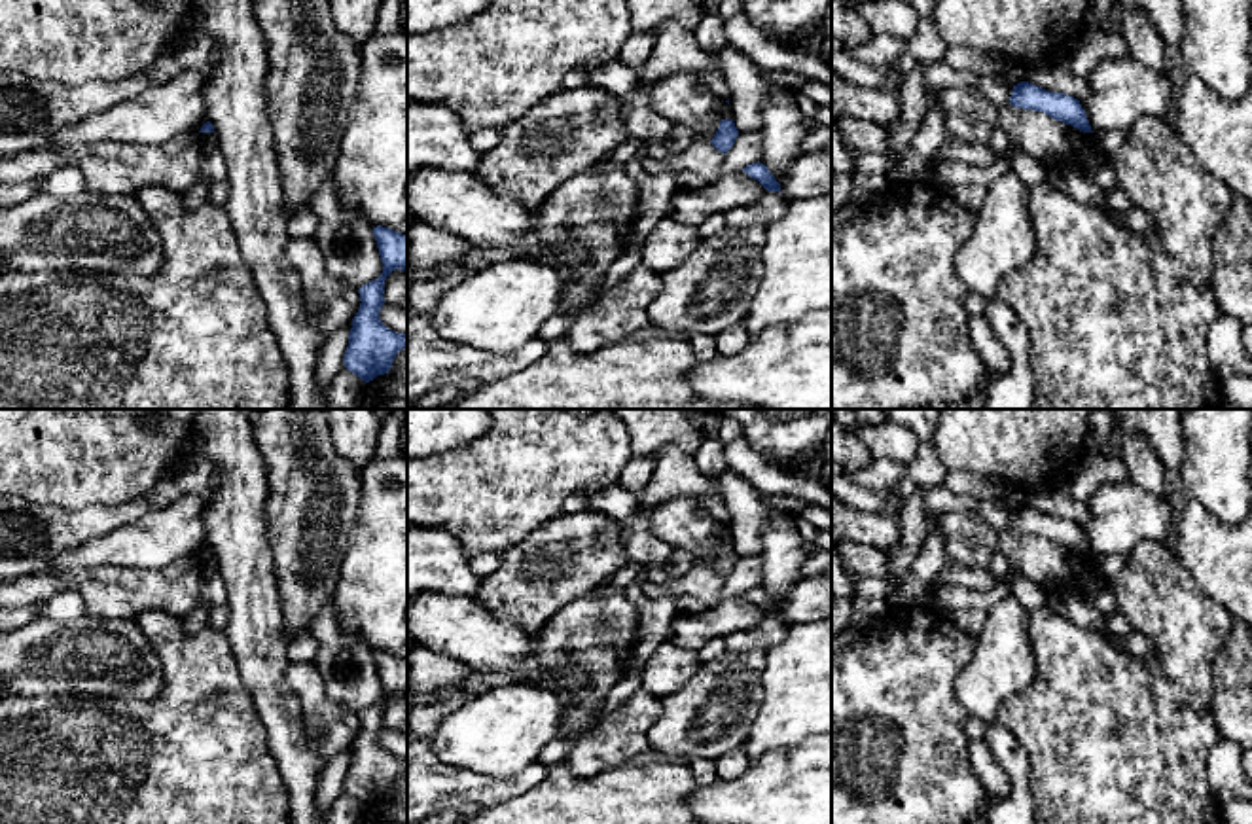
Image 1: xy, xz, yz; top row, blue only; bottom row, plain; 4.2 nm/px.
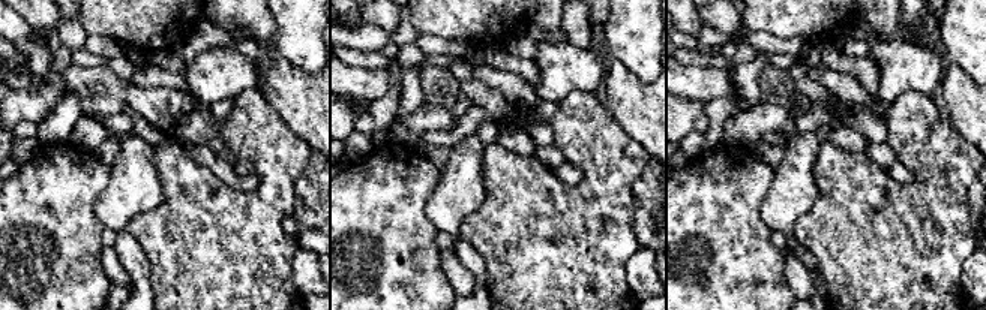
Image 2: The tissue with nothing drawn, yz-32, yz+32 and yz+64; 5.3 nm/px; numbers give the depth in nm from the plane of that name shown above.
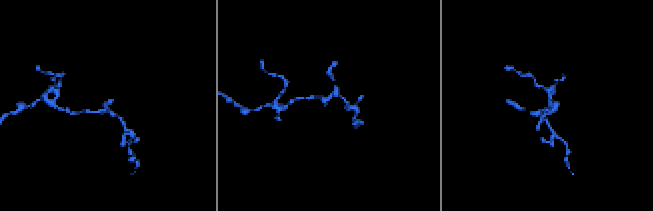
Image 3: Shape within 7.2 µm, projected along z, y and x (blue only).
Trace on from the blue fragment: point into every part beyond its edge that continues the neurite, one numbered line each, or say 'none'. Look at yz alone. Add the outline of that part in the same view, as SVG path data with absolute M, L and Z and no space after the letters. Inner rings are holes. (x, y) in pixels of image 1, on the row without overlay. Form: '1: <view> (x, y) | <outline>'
none

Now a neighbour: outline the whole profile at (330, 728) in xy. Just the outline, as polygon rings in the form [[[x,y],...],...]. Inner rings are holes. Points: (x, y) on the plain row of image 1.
[[[290,661],[286,682],[299,697],[311,748],[324,761],[352,748],[360,718],[328,697],[316,663]]]

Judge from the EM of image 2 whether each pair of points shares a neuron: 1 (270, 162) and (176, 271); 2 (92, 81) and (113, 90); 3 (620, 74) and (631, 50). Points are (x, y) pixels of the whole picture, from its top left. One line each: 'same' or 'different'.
1: same
2: same
3: different

